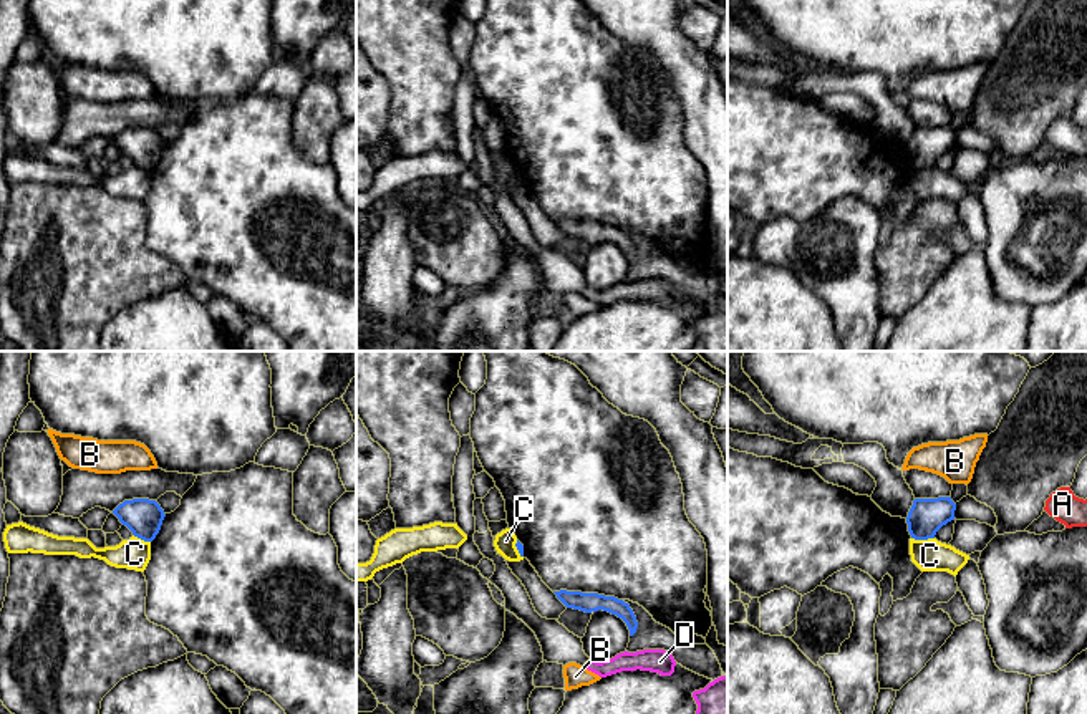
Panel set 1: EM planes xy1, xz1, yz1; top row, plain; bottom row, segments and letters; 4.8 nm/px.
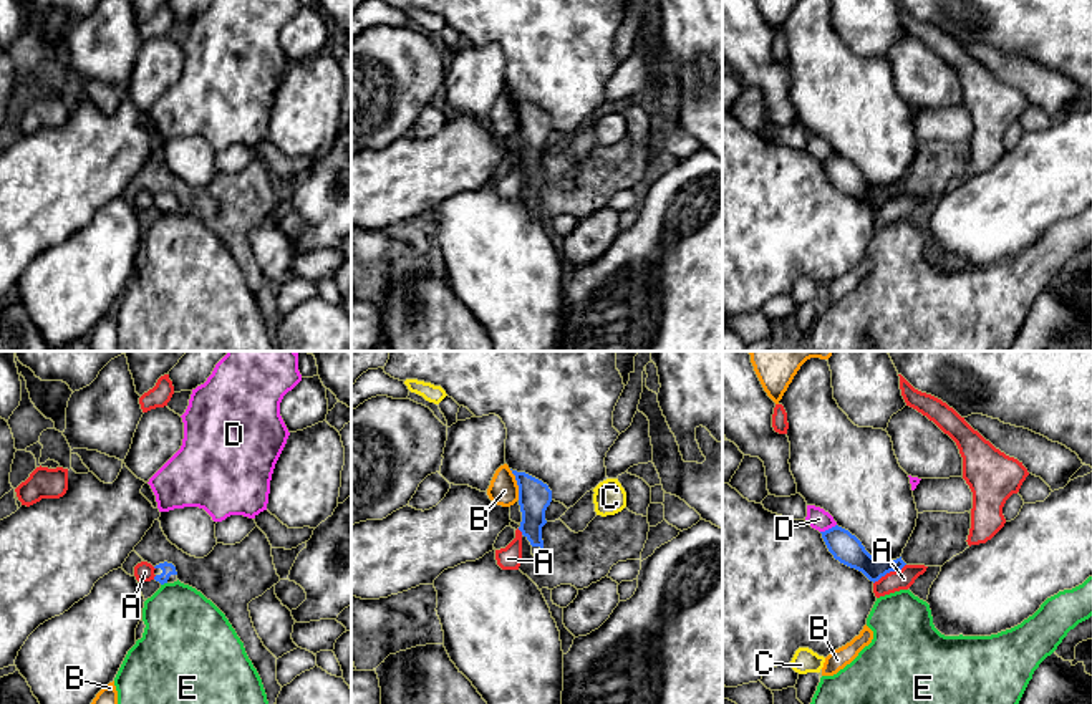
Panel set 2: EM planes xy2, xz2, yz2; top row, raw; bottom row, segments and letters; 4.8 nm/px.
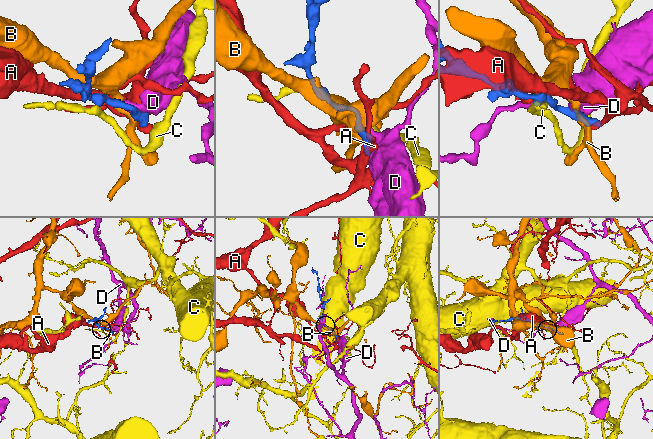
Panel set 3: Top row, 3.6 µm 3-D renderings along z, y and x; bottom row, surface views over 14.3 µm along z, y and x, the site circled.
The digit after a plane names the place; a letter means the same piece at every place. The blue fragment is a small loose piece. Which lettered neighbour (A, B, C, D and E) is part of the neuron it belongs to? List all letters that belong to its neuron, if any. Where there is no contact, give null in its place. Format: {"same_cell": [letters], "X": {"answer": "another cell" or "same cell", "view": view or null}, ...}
{"same_cell": [], "A": {"answer": "another cell", "view": "yz2"}, "B": {"answer": "another cell", "view": "xz2"}, "C": {"answer": "another cell", "view": "yz1"}, "D": {"answer": "another cell", "view": "yz2"}, "E": {"answer": "another cell", "view": "xy2"}}

